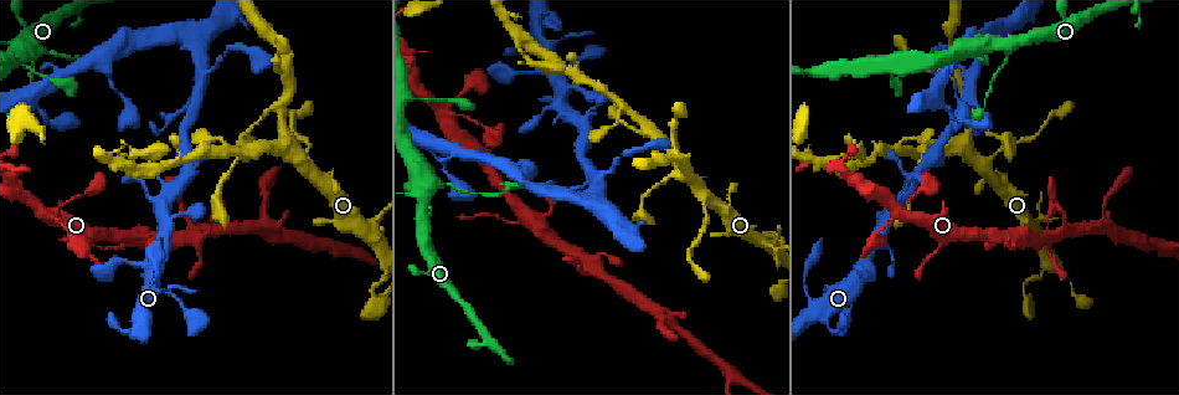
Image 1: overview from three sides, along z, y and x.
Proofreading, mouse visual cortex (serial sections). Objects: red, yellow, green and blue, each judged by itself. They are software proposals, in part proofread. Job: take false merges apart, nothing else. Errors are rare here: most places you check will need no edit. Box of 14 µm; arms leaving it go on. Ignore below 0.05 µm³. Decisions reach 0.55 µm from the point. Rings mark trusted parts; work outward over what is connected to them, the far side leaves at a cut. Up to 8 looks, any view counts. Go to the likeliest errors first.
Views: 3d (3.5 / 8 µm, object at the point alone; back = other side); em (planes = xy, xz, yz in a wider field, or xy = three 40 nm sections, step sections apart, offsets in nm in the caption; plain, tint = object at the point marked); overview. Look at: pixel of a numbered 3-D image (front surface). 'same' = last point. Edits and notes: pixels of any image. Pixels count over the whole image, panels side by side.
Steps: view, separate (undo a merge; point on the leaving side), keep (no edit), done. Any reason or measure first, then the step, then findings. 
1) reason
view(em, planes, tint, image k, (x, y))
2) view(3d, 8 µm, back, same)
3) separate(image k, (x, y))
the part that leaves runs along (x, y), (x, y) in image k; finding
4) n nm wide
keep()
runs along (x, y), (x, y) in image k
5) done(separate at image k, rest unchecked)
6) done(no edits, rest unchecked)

thick turns thin
view(3d, 3.5 µm, image 1, (57, 53))

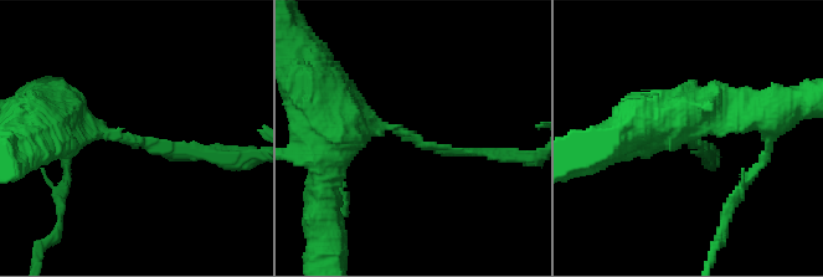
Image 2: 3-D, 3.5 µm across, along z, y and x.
arms of 150, 450 nm
view(em, xy, step 2, tint, image 2, (688, 144))

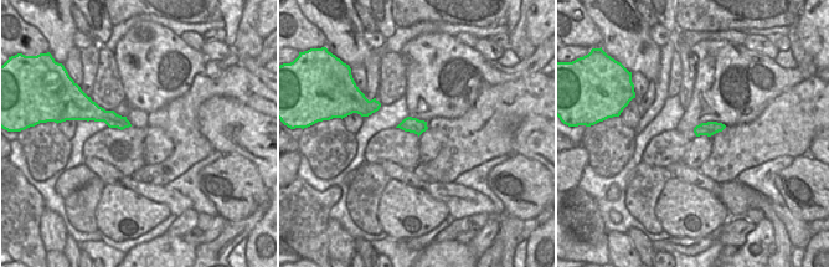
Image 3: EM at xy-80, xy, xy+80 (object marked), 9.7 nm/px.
keep()
runs along (45, 114), (170, 153), (212, 153) in image 2; continuous, no second cell

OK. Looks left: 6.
a fork
view(3d, 3.5 µm, image 1, (702, 200))

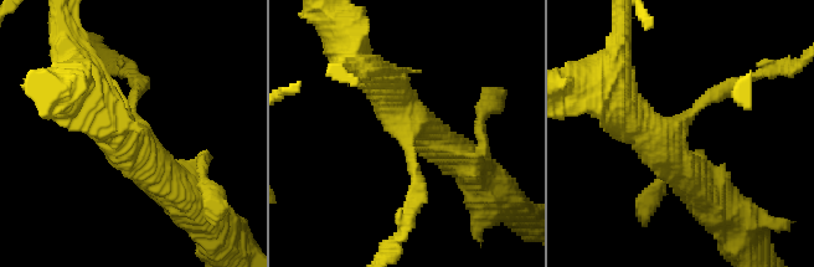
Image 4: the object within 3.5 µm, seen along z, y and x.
3 arms; arms of 150, 450, 450 nm
view(em, xy, step 2, tint, image 4, (677, 125))

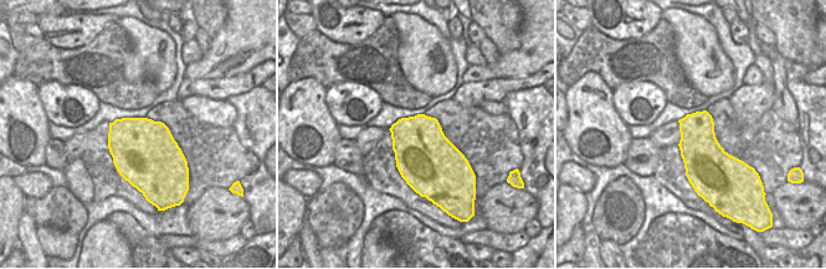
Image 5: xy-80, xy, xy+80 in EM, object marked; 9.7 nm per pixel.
keep()
runs along (183, 201), (83, 95) in image 4; one cell here

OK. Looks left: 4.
abrupt turn
view(3d, 3.5 µm, image 1, (282, 109))

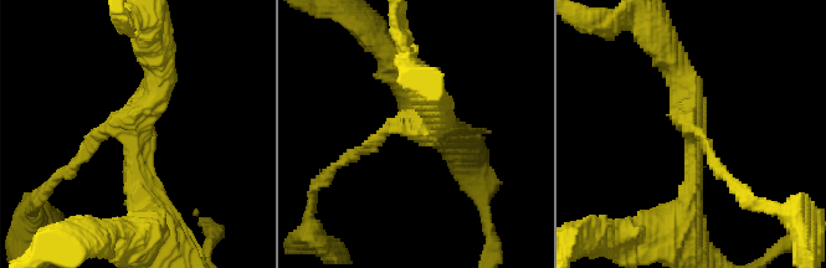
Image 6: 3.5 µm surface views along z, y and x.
3 arms; arms of 150, 250, 350 nm
view(em, xy, step 3, tint, image 6, (141, 125))

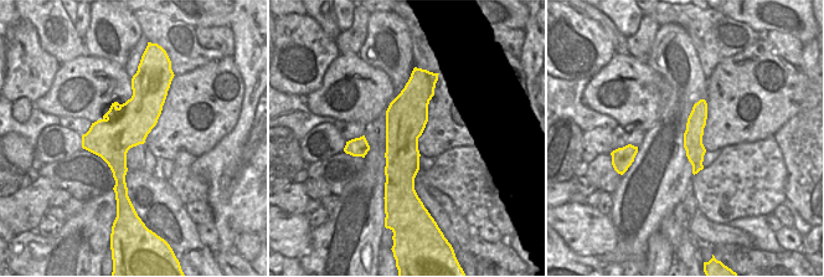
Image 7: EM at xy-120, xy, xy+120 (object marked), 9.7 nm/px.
keep()
runs along (689, 206), (692, 118), (667, 53) in image 6; one cell here

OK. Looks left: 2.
thin neck
view(3d, 3.5 µm, image 1, (224, 53))

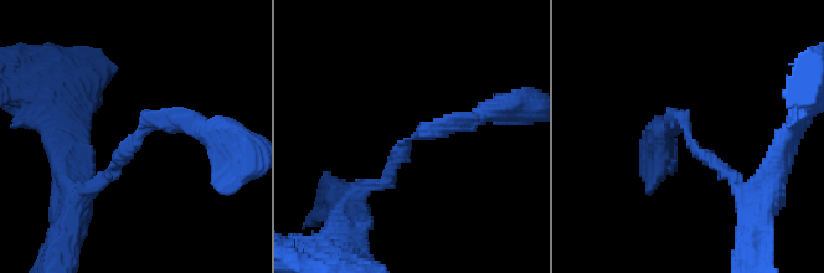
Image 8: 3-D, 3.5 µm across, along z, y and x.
arms of 150, 250 nm; need the tissue
view(em, xy, step 2, tint, image 8, (411, 139))

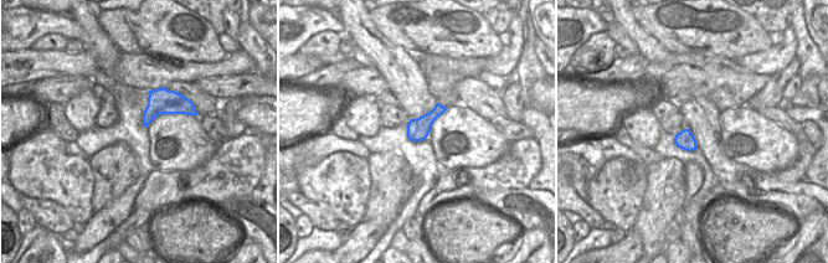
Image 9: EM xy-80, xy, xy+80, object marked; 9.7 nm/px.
keep()
runs along (370, 186), (416, 135), (482, 113) in image 8; all the same cell

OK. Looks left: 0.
done(no edits, rest unchecked)

